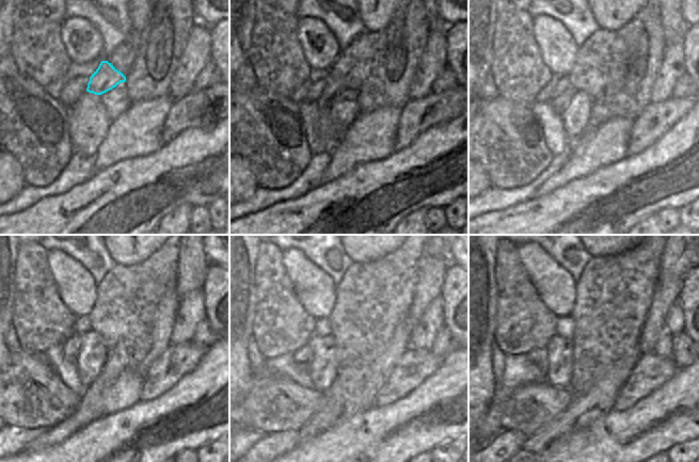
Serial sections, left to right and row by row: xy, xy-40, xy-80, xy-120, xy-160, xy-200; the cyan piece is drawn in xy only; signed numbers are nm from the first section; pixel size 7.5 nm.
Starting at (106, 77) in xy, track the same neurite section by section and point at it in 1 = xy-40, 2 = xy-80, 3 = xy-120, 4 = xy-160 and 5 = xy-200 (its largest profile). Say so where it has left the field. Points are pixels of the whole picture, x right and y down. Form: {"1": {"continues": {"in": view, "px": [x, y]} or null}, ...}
{"1": {"continues": {"in": "xy-40", "px": [308, 110]}}, "2": {"continues": {"in": "xy-80", "px": [547, 113]}}, "3": {"continues": {"in": "xy-120", "px": [61, 357]}}, "4": {"continues": {"in": "xy-160", "px": [296, 366]}}, "5": {"continues": {"in": "xy-200", "px": [527, 368]}}}

